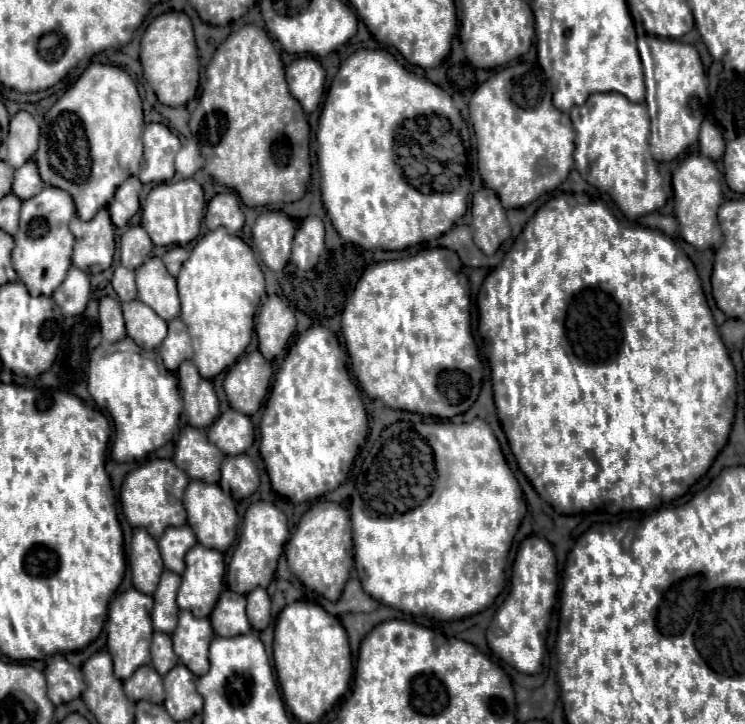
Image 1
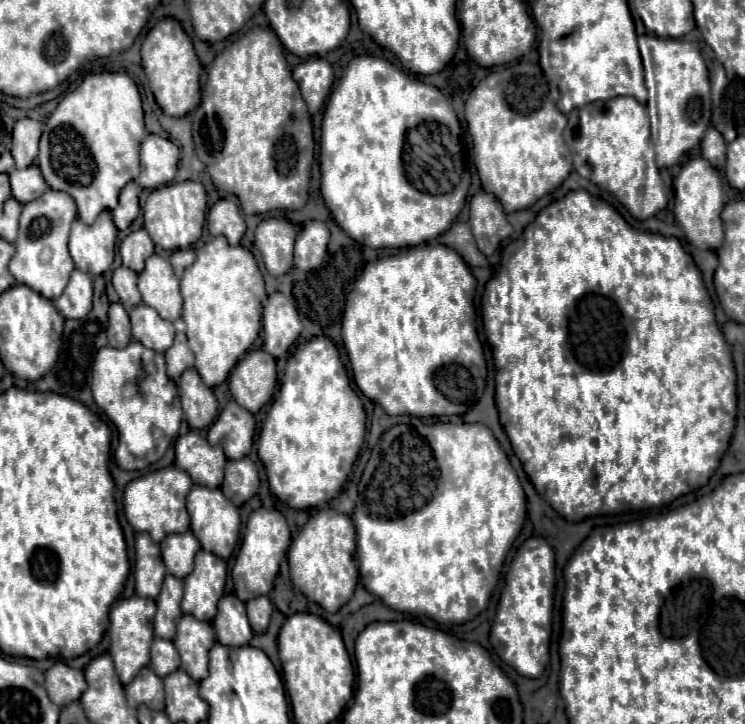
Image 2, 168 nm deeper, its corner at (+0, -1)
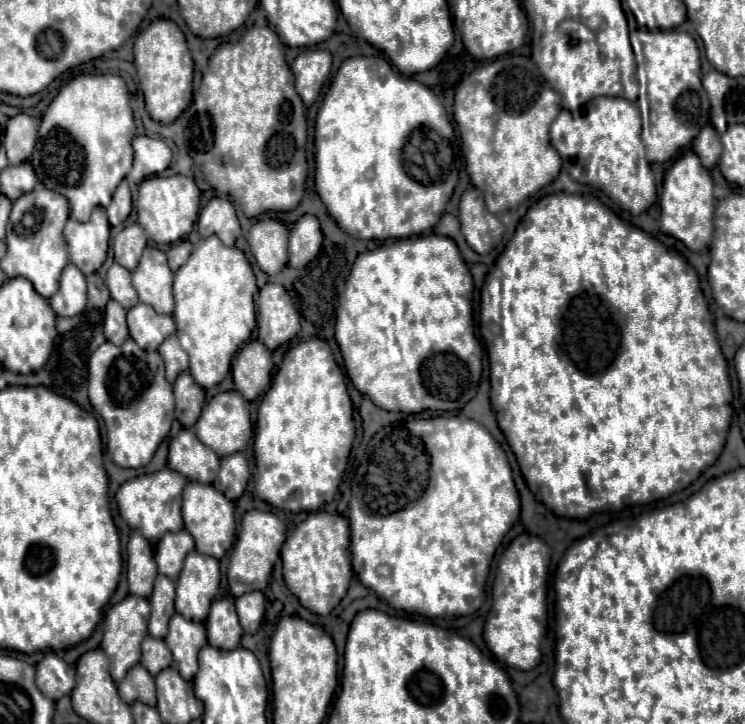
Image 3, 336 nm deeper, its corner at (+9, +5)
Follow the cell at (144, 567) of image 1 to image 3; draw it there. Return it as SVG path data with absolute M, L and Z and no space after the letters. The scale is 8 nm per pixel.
M131 532L127 544L127 578L129 594L149 598L153 590L153 580L157 576L157 564L153 558L153 548L139 532Z

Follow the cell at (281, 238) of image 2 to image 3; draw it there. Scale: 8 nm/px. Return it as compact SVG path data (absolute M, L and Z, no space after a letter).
M263 218L251 226L247 242L265 274L277 274L287 264L287 236L287 226L271 218Z

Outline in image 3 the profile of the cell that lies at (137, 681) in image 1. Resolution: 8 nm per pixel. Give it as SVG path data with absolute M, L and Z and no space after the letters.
M135 664L127 676L117 684L121 700L131 704L135 700L147 704L147 706L155 706L155 678L141 666Z

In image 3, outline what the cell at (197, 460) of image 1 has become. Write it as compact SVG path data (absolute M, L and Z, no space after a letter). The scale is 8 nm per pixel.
M183 428L169 444L167 466L187 480L211 484L219 470L219 456L197 440L193 428Z

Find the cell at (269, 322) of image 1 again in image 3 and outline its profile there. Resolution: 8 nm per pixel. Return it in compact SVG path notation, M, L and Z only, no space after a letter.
M265 284L257 298L259 342L269 350L289 342L299 332L299 314L281 284Z

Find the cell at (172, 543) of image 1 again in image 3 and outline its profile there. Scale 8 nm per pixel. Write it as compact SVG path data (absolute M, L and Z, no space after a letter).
M187 530L163 534L157 544L157 554L155 554L159 574L165 574L165 576L177 580L183 560L193 548L195 548L193 536Z

